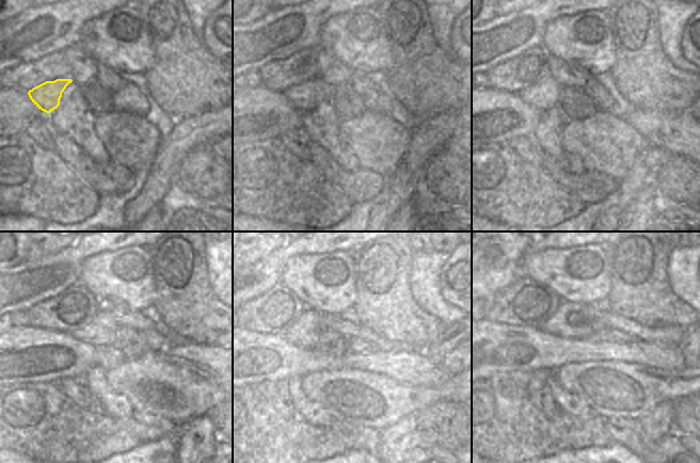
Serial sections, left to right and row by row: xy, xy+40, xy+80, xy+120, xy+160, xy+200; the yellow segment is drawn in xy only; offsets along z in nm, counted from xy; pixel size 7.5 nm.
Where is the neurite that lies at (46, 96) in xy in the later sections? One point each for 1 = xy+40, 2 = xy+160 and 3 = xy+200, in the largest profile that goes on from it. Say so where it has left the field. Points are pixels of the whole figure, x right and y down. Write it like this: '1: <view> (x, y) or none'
1: xy+40 (304, 96)
2: xy+160 (328, 322)
3: xy+200 (572, 320)

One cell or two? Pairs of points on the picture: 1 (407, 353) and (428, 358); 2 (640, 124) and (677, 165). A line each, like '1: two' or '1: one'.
1: one
2: two

